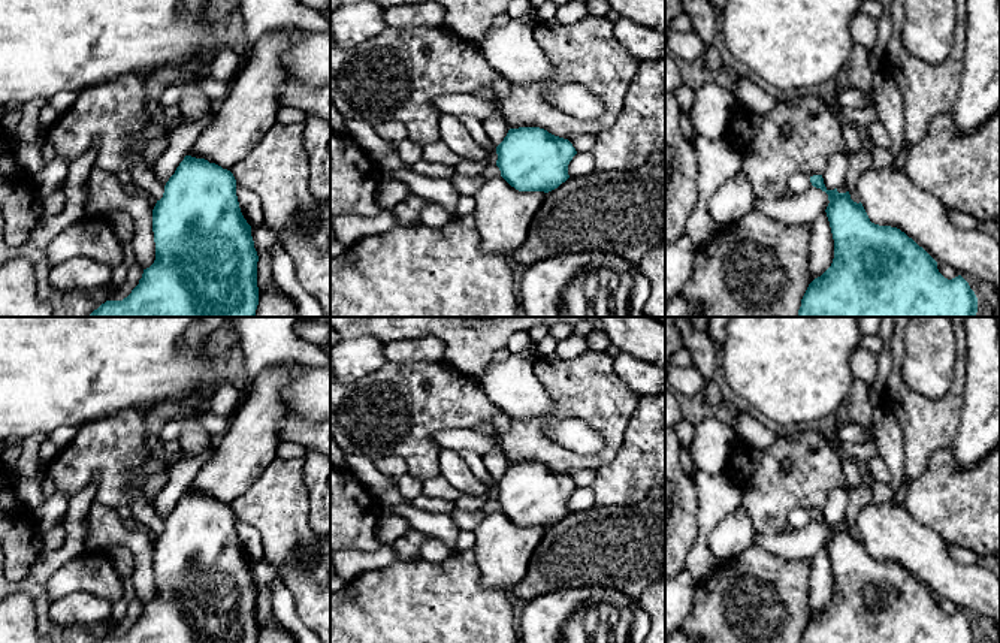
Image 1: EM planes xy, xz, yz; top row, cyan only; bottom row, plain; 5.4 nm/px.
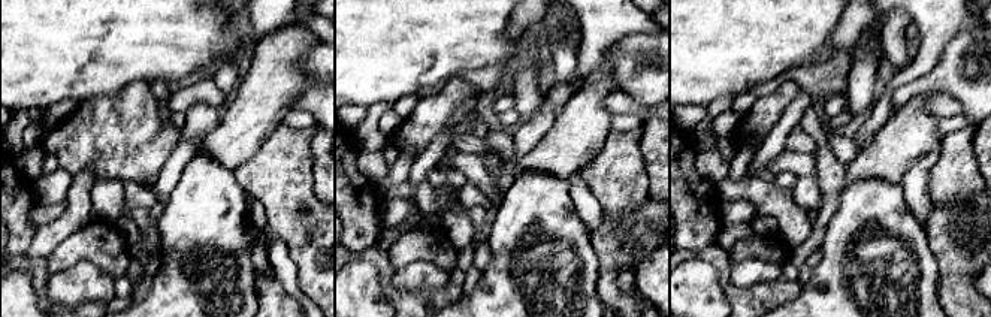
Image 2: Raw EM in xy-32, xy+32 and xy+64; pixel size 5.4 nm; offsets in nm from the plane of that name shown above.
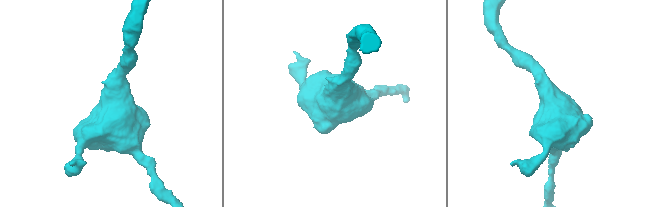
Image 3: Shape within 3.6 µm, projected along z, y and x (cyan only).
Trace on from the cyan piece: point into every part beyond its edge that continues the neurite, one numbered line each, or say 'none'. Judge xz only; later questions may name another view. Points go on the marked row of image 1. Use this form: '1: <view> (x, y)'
none

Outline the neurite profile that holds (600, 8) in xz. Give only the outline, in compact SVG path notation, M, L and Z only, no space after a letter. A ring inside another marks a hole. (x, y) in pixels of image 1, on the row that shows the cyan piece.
M587 0L586 6L587 6L589 15L595 15L595 16L605 16L611 9L607 0Z

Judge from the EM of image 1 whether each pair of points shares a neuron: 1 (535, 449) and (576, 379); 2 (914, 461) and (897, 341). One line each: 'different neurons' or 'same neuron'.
1: same neuron
2: same neuron

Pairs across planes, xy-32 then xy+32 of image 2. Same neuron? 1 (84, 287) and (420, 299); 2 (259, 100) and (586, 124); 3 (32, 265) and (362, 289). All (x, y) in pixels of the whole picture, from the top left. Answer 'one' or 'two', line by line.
1: two
2: one
3: two

